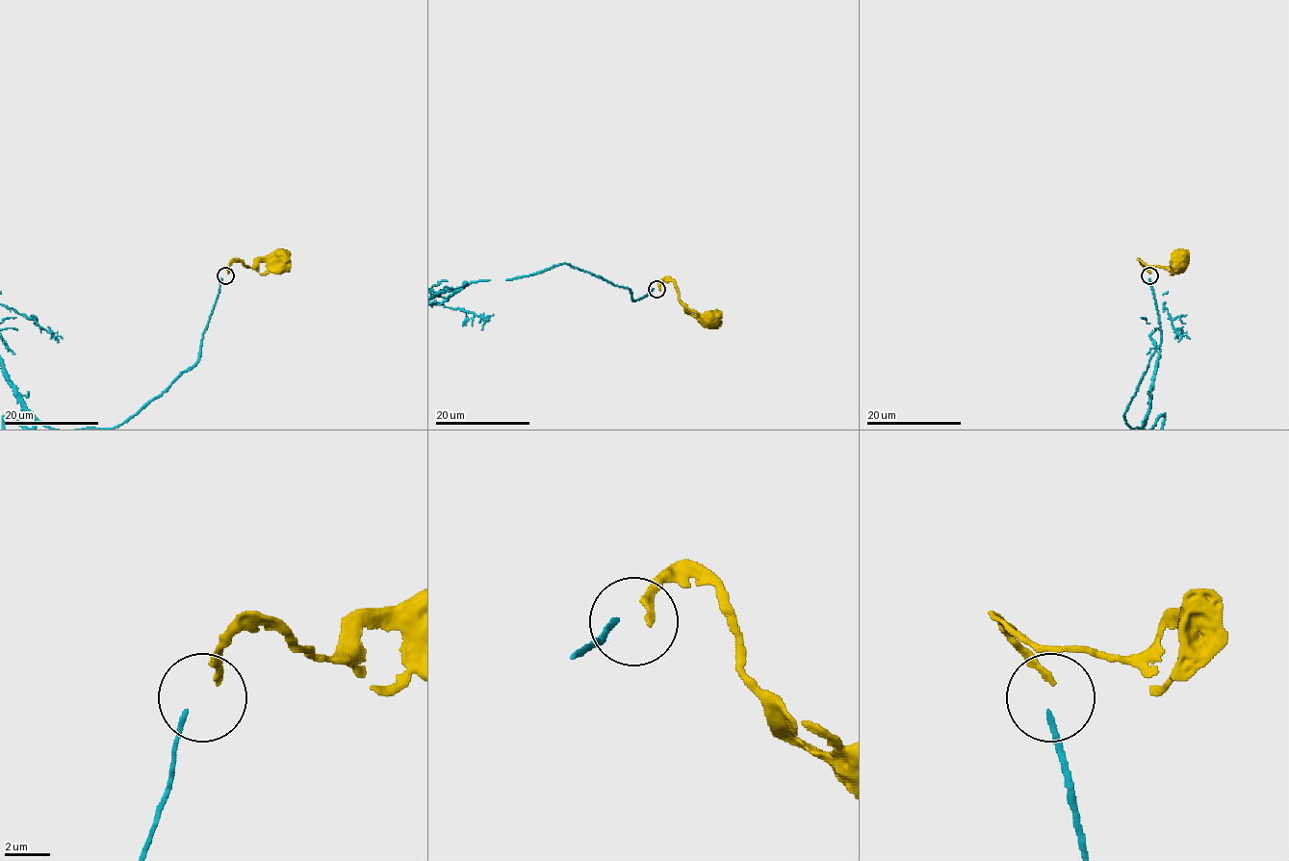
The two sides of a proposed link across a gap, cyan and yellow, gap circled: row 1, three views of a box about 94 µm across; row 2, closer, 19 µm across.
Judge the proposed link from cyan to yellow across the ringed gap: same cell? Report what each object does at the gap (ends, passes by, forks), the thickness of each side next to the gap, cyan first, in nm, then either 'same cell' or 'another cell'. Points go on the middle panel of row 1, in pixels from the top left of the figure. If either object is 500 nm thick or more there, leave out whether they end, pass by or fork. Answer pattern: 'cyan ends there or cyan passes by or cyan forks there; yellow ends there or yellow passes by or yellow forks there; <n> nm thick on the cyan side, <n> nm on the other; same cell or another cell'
cyan ends there; yellow ends there; 200 nm thick on the cyan side, 240 nm on the other; another cell

